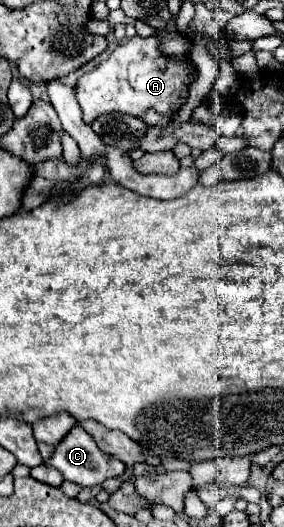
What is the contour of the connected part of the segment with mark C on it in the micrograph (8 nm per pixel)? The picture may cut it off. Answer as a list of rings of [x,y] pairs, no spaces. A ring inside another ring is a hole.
[[[78,425],[72,427],[70,433],[54,447],[52,457],[48,461],[44,461],[44,465],[58,469],[66,481],[72,481],[80,487],[96,487],[96,485],[102,485],[106,479],[120,477],[124,473],[124,463],[120,459],[116,459],[114,455],[108,455],[108,453],[100,451],[100,457],[98,457],[98,445]]]

